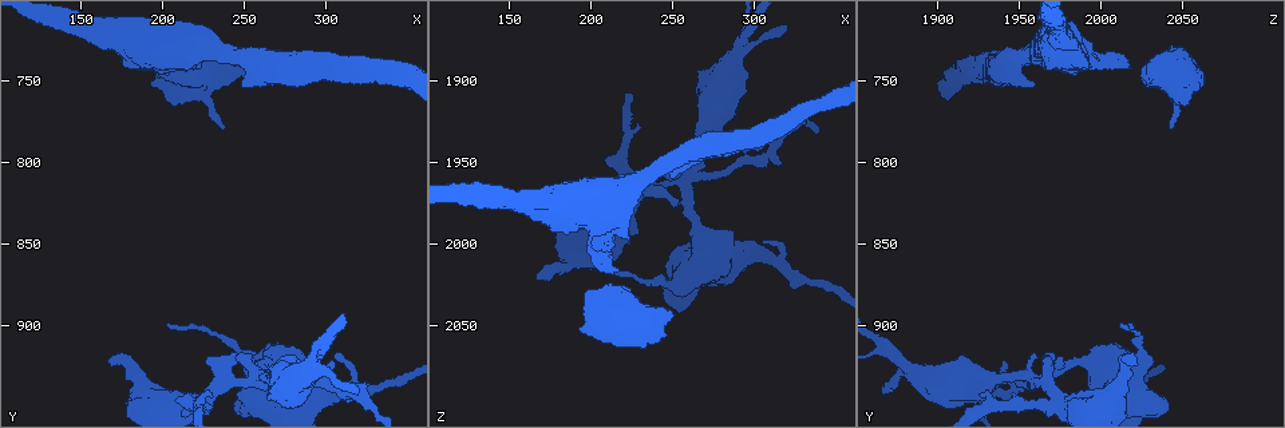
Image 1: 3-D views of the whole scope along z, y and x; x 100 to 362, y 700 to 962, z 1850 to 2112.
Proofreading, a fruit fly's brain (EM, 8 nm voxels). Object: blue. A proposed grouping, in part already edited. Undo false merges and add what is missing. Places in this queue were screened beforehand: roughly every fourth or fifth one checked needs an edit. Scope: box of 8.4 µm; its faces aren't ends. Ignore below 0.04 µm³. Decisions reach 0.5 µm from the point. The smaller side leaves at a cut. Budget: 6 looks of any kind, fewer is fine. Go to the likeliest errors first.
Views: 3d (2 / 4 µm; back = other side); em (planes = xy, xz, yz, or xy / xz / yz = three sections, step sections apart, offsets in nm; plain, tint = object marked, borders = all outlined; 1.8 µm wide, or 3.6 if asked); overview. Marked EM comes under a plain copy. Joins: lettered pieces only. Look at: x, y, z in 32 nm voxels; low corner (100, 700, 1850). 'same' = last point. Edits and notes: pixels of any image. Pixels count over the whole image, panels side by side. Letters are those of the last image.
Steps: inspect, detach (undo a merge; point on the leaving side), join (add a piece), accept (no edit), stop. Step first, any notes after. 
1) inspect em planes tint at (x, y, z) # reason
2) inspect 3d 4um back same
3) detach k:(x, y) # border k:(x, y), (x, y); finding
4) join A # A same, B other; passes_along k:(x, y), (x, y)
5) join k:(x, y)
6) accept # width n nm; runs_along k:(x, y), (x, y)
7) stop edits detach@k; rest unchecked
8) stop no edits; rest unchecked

inspect 3d 4um at (258, 934, 1964) # looks like a crossing

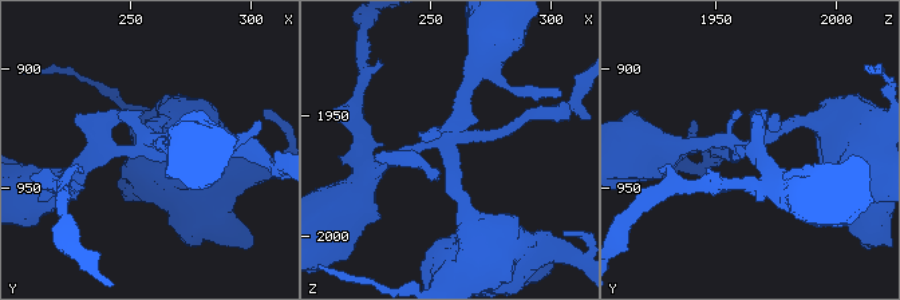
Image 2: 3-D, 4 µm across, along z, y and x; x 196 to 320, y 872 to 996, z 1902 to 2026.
inspect em xz step 16 tint at (259, 933, 1964)

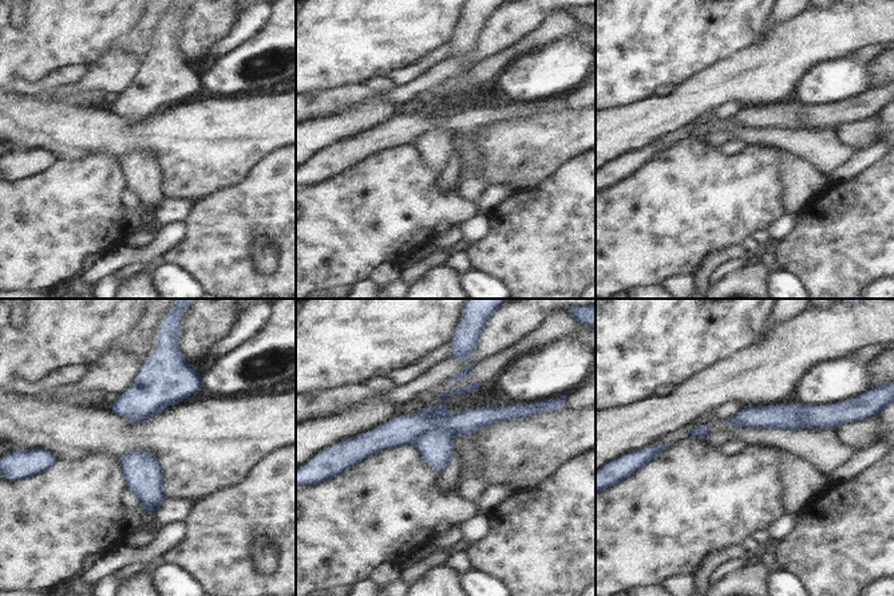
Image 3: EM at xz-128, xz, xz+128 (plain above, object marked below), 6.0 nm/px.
inspect em planes borders same # cut it another way

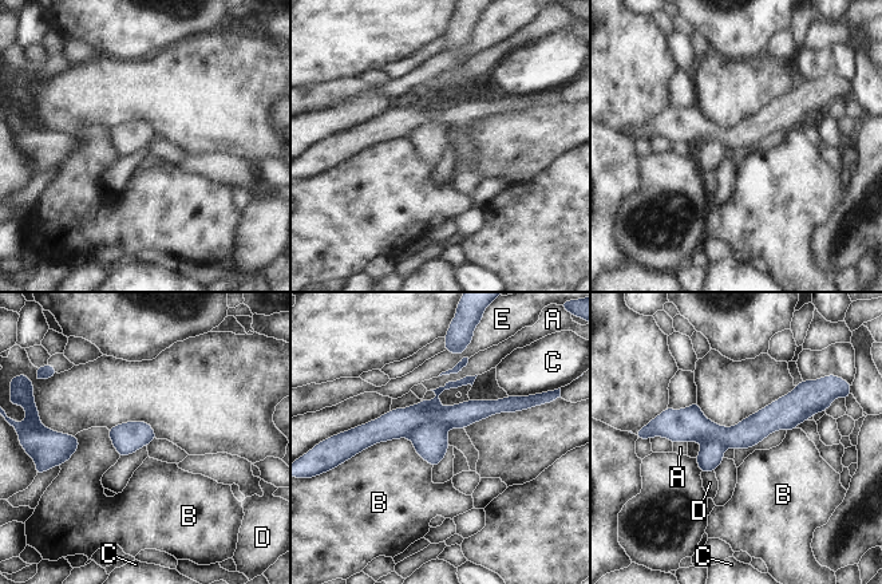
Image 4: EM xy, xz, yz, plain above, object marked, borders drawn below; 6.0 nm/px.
detach 4:(398, 423) # longest_contact B 500 nm; A other, B other, C other, D other, E other; border 4:(451, 427), (424, 421), (407, 437); a second cell is stuck on

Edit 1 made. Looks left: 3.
inspect 3d 2um at (306, 918, 2000) # an open end

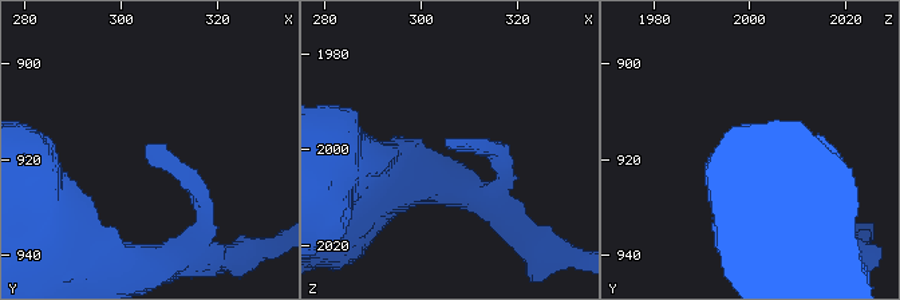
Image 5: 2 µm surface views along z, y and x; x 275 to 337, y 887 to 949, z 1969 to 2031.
inspect em planes borders at (304, 918, 1999) # need the tissue

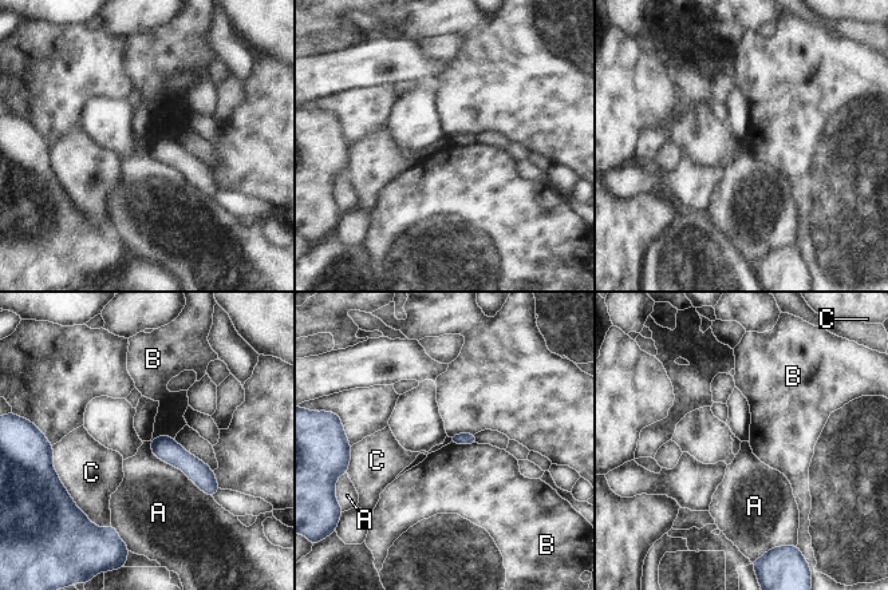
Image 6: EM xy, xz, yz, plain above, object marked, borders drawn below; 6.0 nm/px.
accept # A other, B other, C other; none of them fits

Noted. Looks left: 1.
stop edits detach@4; rest unchecked

